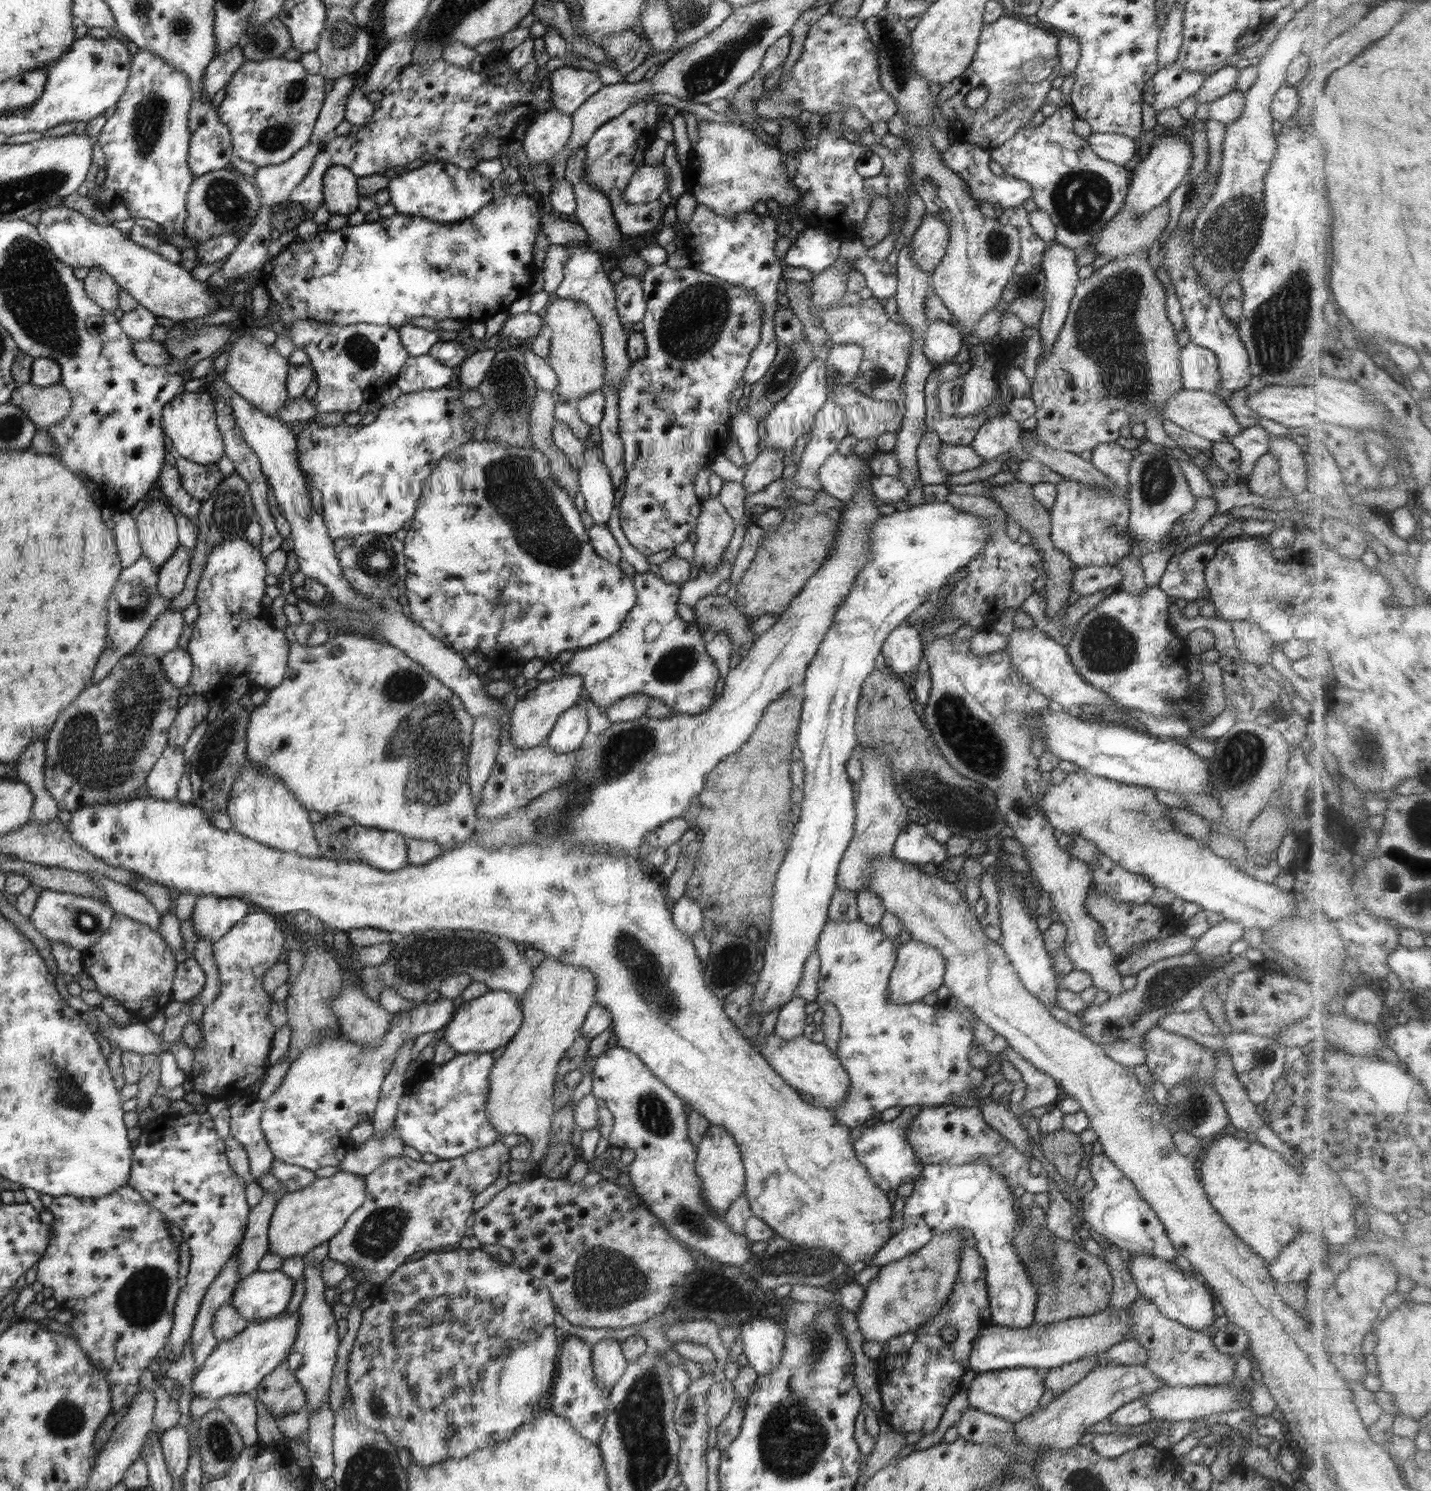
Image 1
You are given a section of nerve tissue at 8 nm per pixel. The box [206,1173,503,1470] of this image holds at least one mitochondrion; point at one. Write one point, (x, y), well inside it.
(379, 1233)

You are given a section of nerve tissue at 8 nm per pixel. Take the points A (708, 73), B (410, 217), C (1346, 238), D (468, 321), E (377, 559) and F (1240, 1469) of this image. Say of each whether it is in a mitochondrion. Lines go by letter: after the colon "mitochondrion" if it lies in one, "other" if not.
A: mitochondrion
B: other
C: other
D: other
E: mitochondrion
F: other

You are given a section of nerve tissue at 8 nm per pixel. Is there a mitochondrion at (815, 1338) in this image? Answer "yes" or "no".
yes

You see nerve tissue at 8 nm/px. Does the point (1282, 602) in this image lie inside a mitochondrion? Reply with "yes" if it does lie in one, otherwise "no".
yes

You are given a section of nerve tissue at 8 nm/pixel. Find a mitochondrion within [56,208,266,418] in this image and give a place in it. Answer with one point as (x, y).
(178, 341)

